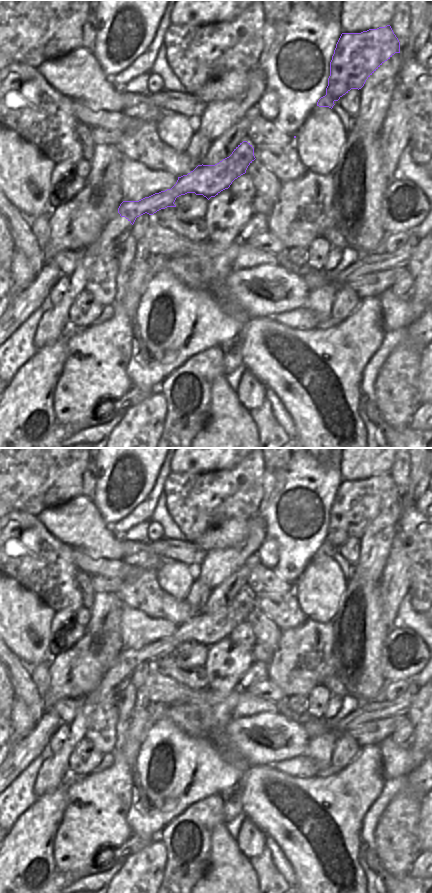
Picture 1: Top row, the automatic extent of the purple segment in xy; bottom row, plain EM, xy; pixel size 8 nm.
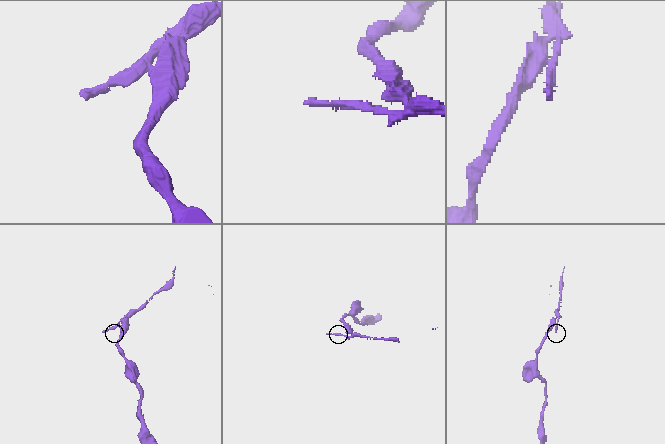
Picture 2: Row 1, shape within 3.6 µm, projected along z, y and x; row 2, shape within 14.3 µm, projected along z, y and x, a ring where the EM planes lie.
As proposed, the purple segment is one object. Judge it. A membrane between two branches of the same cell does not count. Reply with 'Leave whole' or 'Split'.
Split

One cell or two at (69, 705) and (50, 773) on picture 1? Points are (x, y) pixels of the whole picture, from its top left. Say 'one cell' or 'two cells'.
two cells

